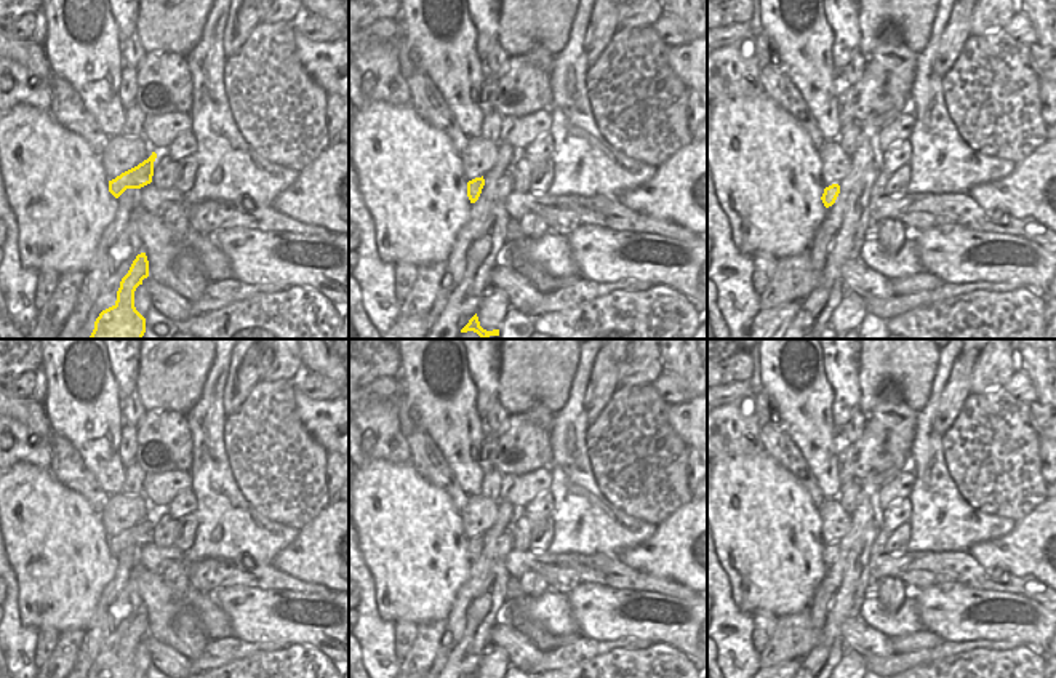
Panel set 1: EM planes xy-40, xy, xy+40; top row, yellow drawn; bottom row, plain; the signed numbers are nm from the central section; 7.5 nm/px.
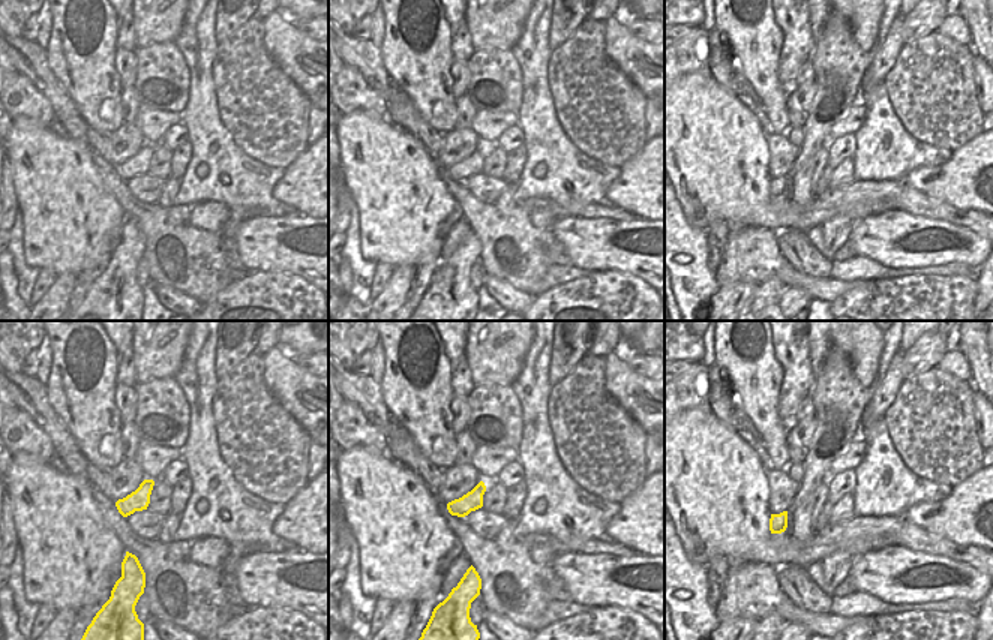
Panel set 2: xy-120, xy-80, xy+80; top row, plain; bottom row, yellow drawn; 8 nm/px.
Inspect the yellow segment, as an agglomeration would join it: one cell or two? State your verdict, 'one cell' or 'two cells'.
one cell

